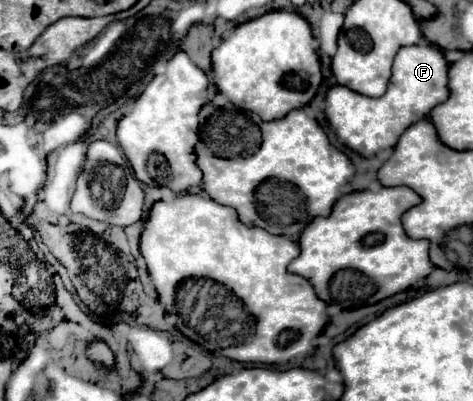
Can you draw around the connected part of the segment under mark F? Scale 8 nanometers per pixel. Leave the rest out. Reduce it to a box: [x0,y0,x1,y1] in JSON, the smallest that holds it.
[326,44,450,156]

